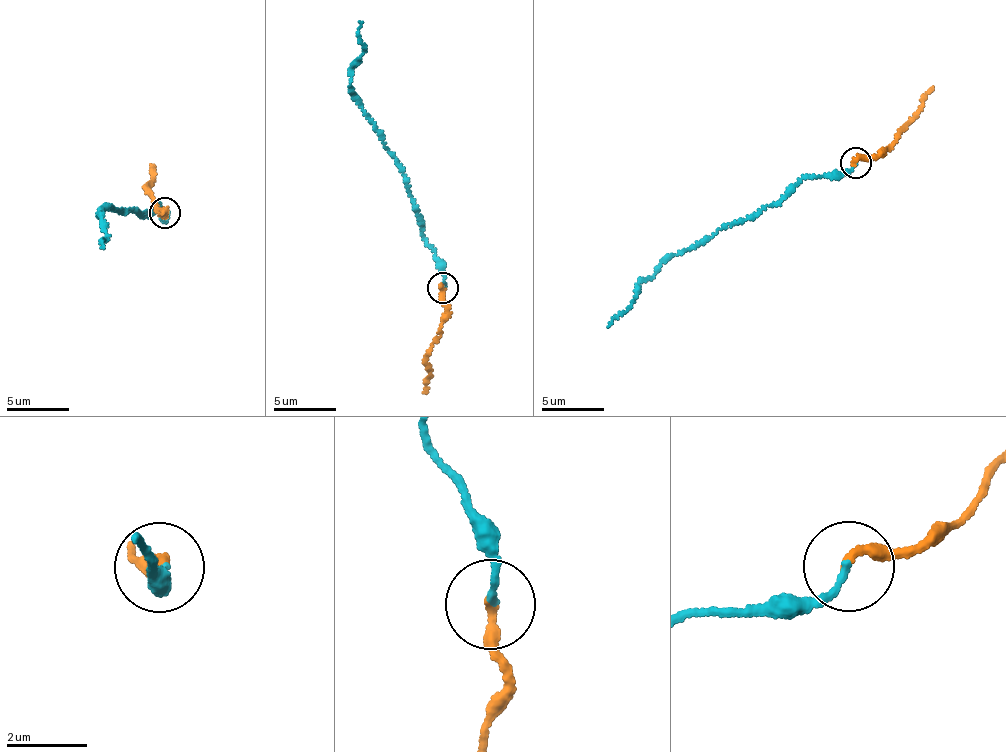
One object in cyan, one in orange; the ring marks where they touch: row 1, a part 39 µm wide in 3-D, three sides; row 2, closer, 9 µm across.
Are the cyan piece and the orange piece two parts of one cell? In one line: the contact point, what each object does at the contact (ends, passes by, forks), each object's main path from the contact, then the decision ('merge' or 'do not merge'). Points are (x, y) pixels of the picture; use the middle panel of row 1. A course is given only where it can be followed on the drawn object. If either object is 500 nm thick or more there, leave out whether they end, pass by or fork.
(442, 287) | cyan ends | orange ends | cyan via (443, 288), (442, 271), (424, 238), (407, 179), (359, 107), (350, 79), (351, 67), (364, 49), (359, 21) | orange via (443, 288), (444, 316), (425, 362), (430, 375), (424, 380), (426, 393) | merge

